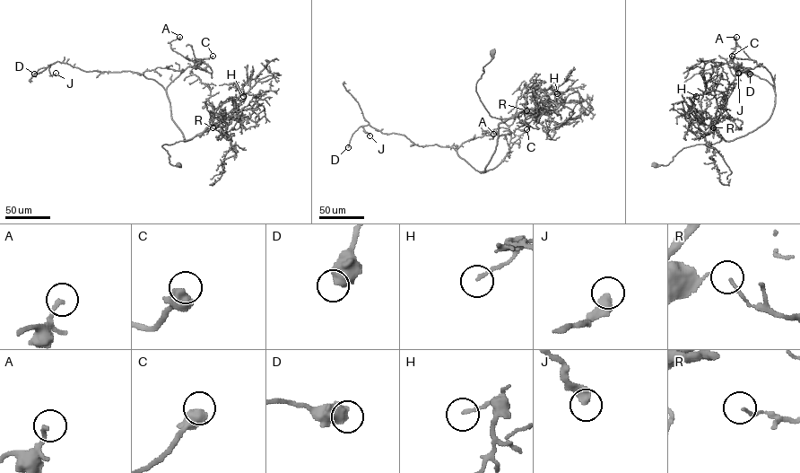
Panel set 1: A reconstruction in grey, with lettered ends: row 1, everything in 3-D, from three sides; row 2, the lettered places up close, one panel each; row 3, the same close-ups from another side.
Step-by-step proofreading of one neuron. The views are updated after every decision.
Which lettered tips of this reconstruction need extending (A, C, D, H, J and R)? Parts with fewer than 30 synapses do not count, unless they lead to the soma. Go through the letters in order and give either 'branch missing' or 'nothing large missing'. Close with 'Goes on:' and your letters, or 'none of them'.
A: nothing large missing
C: nothing large missing
D: nothing large missing
H: nothing large missing
J: nothing large missing
R: nothing large missing
Goes on: none of them

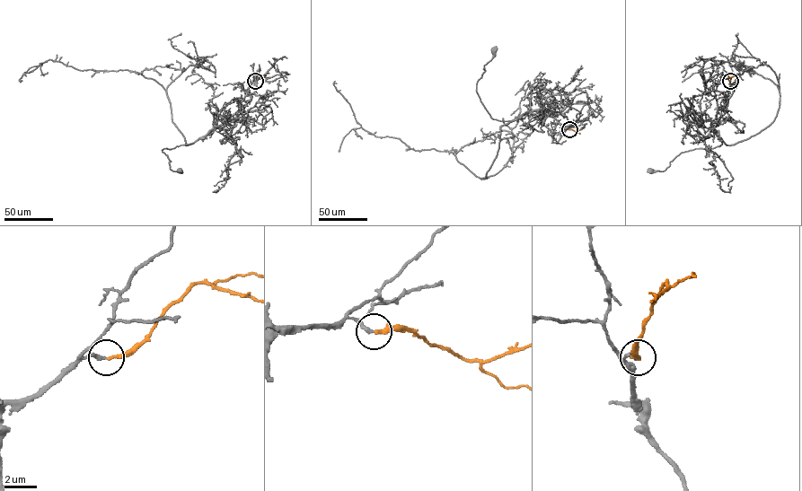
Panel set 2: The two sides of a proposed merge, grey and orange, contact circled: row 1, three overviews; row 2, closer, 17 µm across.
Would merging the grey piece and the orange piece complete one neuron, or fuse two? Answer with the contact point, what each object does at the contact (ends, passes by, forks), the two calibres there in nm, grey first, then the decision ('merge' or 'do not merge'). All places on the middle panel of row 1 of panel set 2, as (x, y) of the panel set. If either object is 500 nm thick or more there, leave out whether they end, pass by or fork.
(569, 129) | grey ends | orange ends | 240/240 nm | merge

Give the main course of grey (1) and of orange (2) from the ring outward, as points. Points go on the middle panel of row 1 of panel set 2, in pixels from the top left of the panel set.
1: (569, 129), (563, 132), (555, 118), (537, 110), (508, 121), (492, 118), (476, 83), (493, 49)
2: (569, 129), (577, 131), (583, 127)

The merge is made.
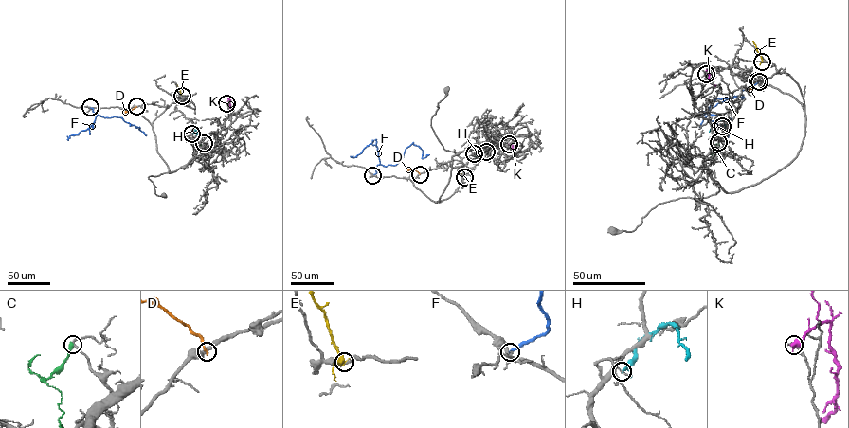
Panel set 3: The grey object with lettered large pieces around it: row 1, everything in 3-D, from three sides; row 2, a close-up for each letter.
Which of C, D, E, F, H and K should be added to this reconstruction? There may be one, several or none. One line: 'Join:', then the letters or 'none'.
Join: none

